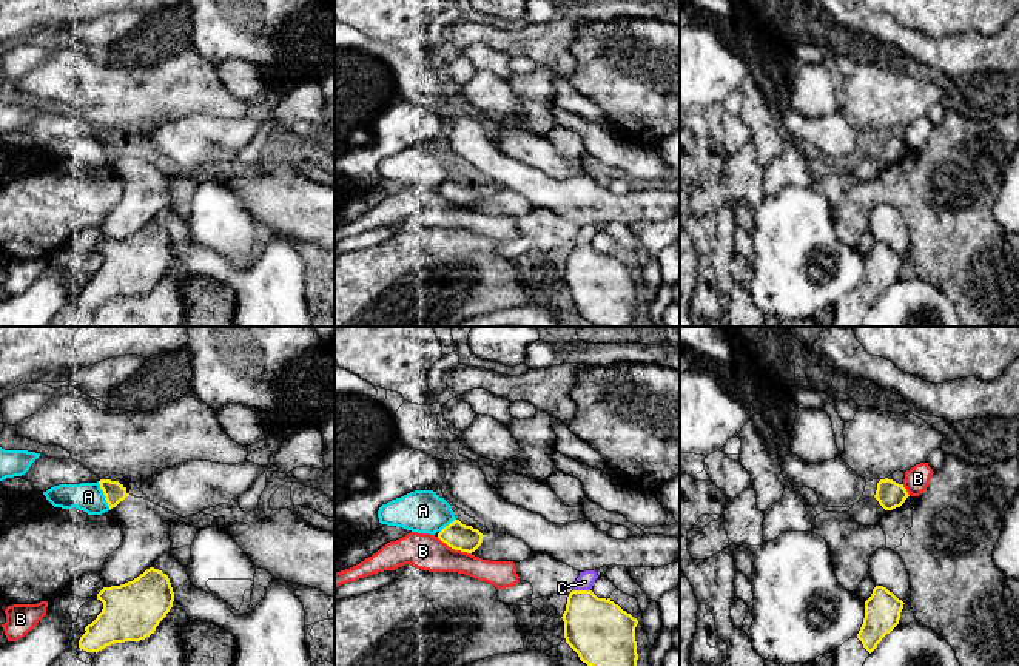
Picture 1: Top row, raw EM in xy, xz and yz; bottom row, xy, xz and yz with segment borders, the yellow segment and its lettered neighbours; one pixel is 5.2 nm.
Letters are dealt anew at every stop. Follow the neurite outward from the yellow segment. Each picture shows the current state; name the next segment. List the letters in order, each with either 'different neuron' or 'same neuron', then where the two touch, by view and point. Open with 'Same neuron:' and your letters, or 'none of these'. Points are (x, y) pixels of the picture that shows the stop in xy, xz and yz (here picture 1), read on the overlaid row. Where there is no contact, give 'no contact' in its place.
Same neuron: none of these
A: different neuron; contact xy (104, 494)
B: different neuron; contact xz (454, 548)
C: different neuron; contact xz (581, 591)

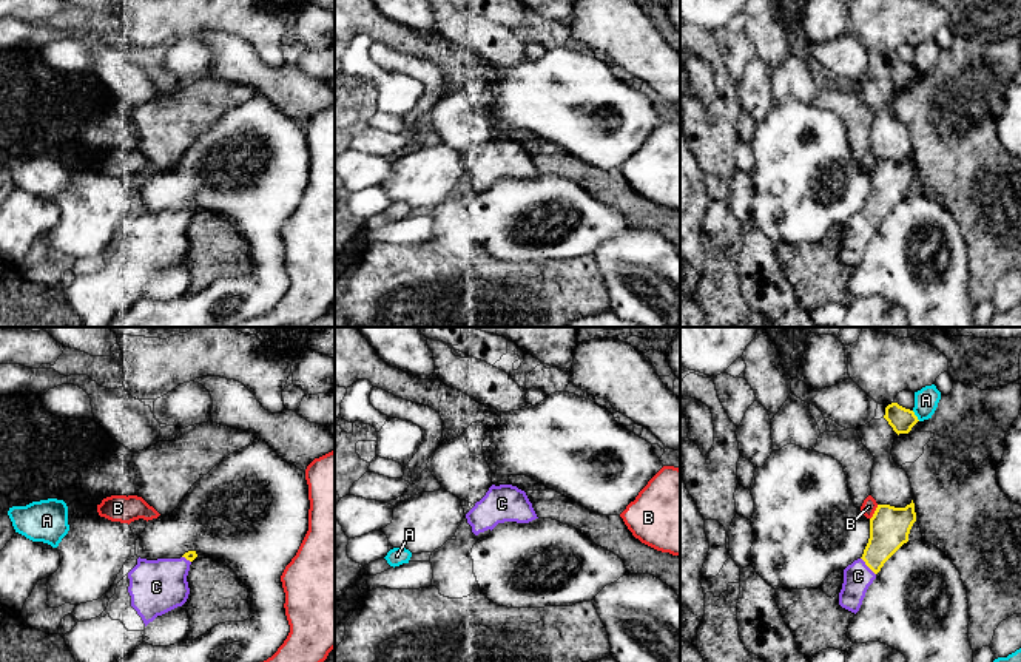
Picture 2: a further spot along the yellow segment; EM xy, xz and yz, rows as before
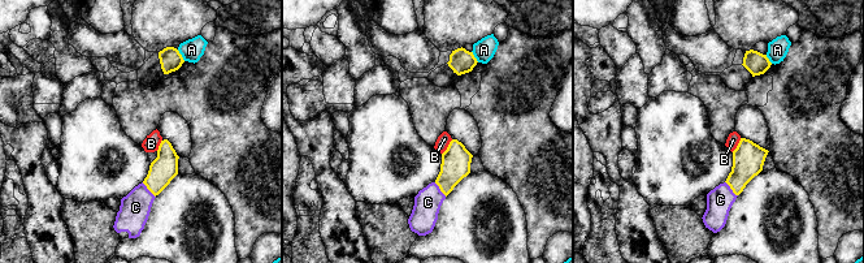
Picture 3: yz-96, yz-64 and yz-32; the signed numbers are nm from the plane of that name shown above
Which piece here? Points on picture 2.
Same neuron: C
A: different neuron; contact yz (915, 415)
B: different neuron; contact yz (875, 513)
C: same neuron; contact yz (867, 565)

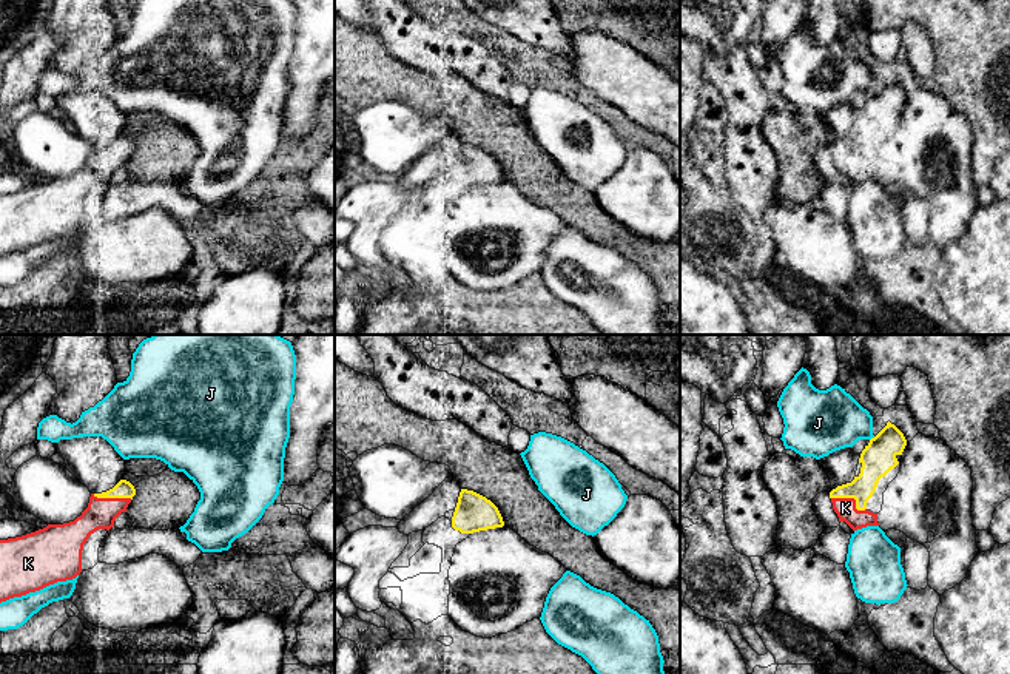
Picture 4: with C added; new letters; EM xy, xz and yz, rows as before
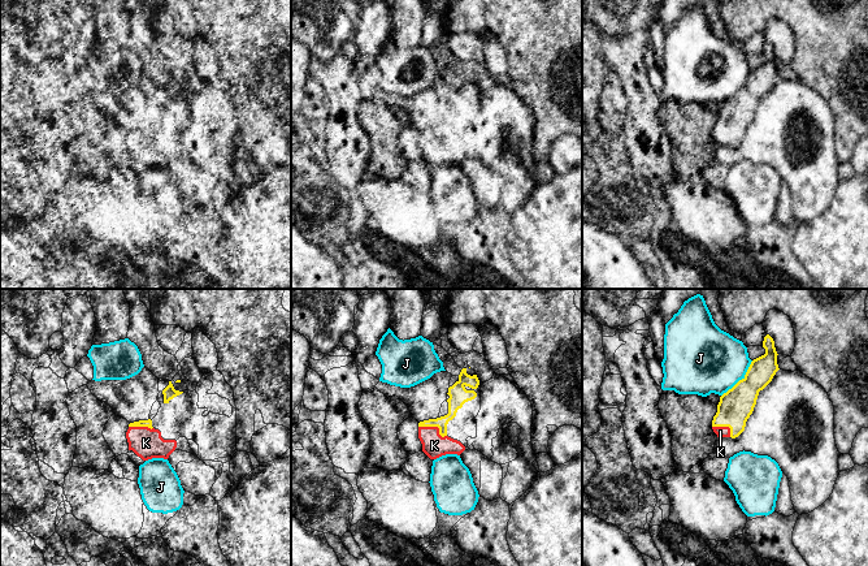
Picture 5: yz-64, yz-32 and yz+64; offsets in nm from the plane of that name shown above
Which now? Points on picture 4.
Same neuron: K
J: different neuron; contact yz (871, 438)
K: same neuron; contact yz (851, 497)

